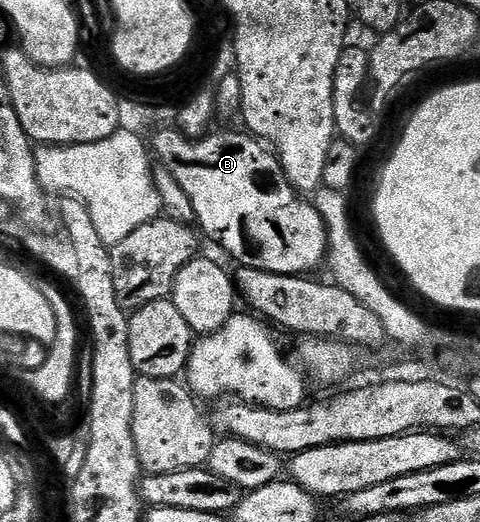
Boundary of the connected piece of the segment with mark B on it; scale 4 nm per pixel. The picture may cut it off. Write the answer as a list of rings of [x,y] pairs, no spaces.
[[[169,126],[151,140],[151,152],[187,194],[202,235],[221,244],[240,267],[288,276],[312,273],[328,255],[322,215],[290,183],[276,155],[258,137],[242,133],[212,131],[194,140]]]

